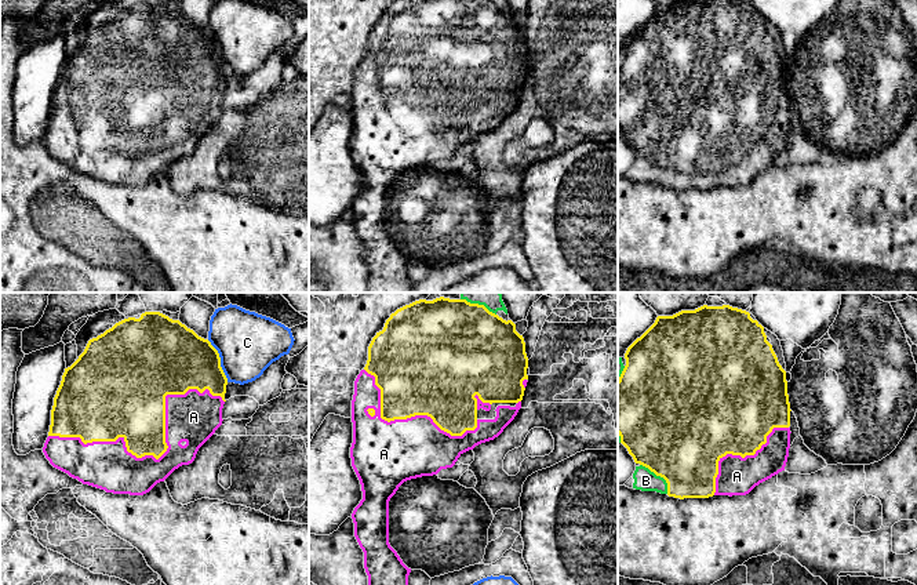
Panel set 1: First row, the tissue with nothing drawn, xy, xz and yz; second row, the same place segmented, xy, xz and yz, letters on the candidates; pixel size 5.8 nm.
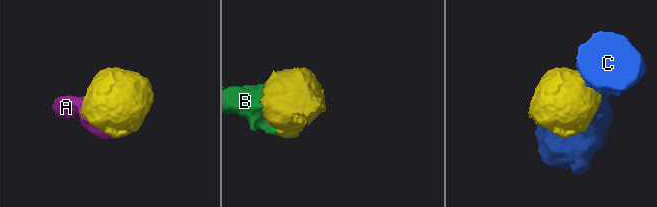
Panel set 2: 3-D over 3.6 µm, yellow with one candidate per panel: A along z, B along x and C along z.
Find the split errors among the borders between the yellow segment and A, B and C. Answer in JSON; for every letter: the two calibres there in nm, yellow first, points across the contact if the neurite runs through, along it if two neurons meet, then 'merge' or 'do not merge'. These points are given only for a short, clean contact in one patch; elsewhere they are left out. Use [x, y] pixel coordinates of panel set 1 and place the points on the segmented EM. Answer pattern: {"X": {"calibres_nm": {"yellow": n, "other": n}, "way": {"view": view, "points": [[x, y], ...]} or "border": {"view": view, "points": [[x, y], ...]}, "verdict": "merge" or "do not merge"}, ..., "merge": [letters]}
{"A": {"calibres_nm": {"yellow": 280, "other": 260}, "verdict": "merge"}, "B": {"calibres_nm": {"yellow": 500, "other": 130}, "verdict": "merge"}, "C": {"calibres_nm": {"yellow": 380, "other": 360}, "verdict": "do not merge"}, "merge": ["A", "B"]}

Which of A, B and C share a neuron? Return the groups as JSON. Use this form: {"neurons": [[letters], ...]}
{"neurons": [["A", "B"], ["C"]]}

